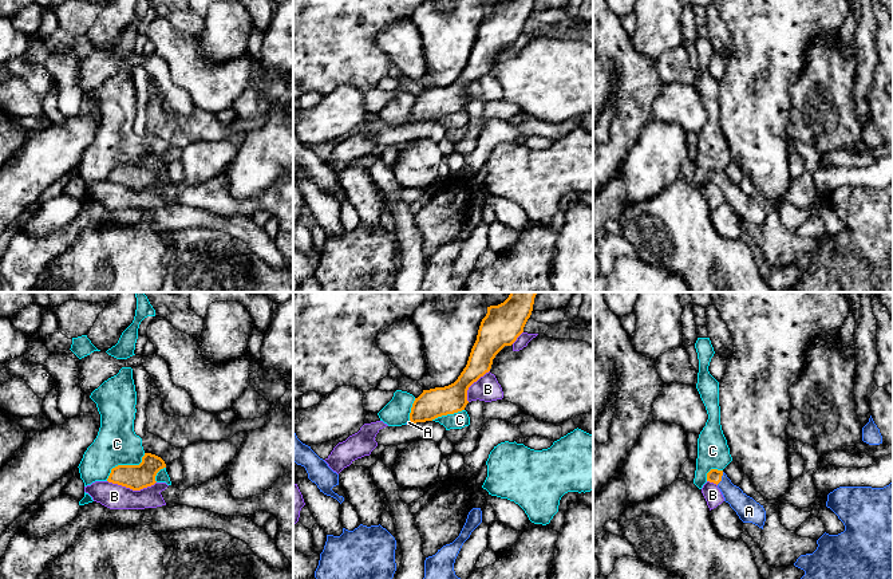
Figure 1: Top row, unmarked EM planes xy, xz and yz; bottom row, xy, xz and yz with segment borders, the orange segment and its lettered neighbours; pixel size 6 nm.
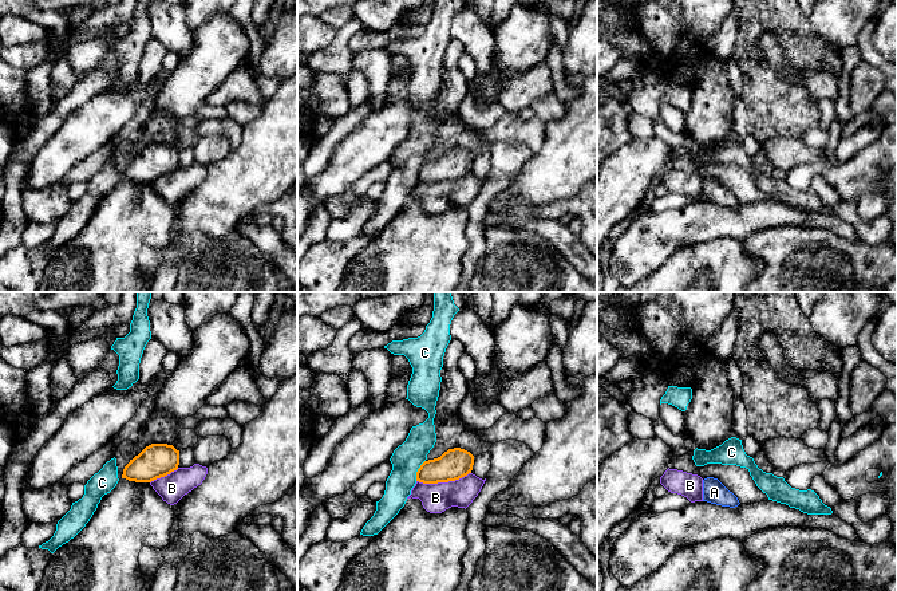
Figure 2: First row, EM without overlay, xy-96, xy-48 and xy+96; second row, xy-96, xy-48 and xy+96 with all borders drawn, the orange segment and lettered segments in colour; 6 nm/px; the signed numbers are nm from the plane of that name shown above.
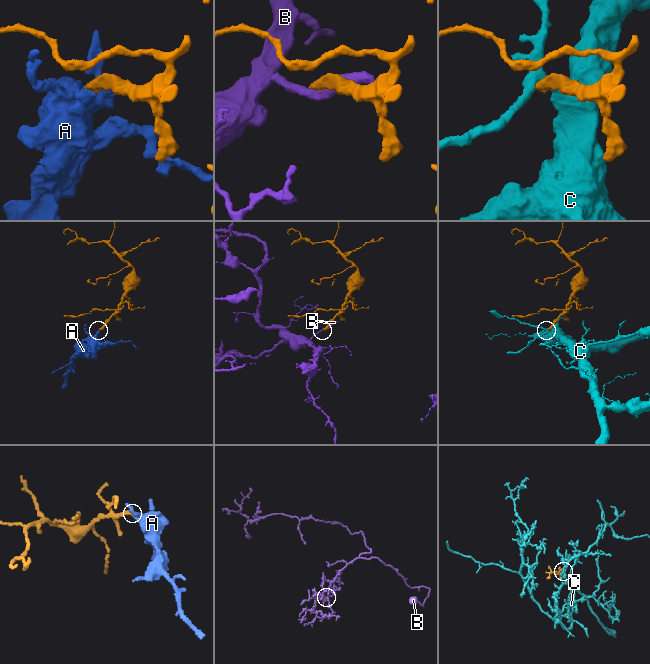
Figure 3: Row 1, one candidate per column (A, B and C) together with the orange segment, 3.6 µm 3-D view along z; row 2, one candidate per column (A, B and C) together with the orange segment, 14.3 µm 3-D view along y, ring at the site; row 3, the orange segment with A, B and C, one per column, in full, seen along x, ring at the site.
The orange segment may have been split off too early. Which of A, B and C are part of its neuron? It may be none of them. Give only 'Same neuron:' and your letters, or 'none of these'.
Same neuron: A

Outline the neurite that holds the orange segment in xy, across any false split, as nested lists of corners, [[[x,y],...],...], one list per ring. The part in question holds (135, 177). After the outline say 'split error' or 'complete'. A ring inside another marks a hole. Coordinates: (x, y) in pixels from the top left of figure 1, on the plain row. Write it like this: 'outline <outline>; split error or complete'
outline [[[145,153],[139,165],[118,165],[112,168],[107,181],[133,190],[141,190],[154,185],[157,173],[163,168],[166,168],[166,164],[161,157]]]; complete

